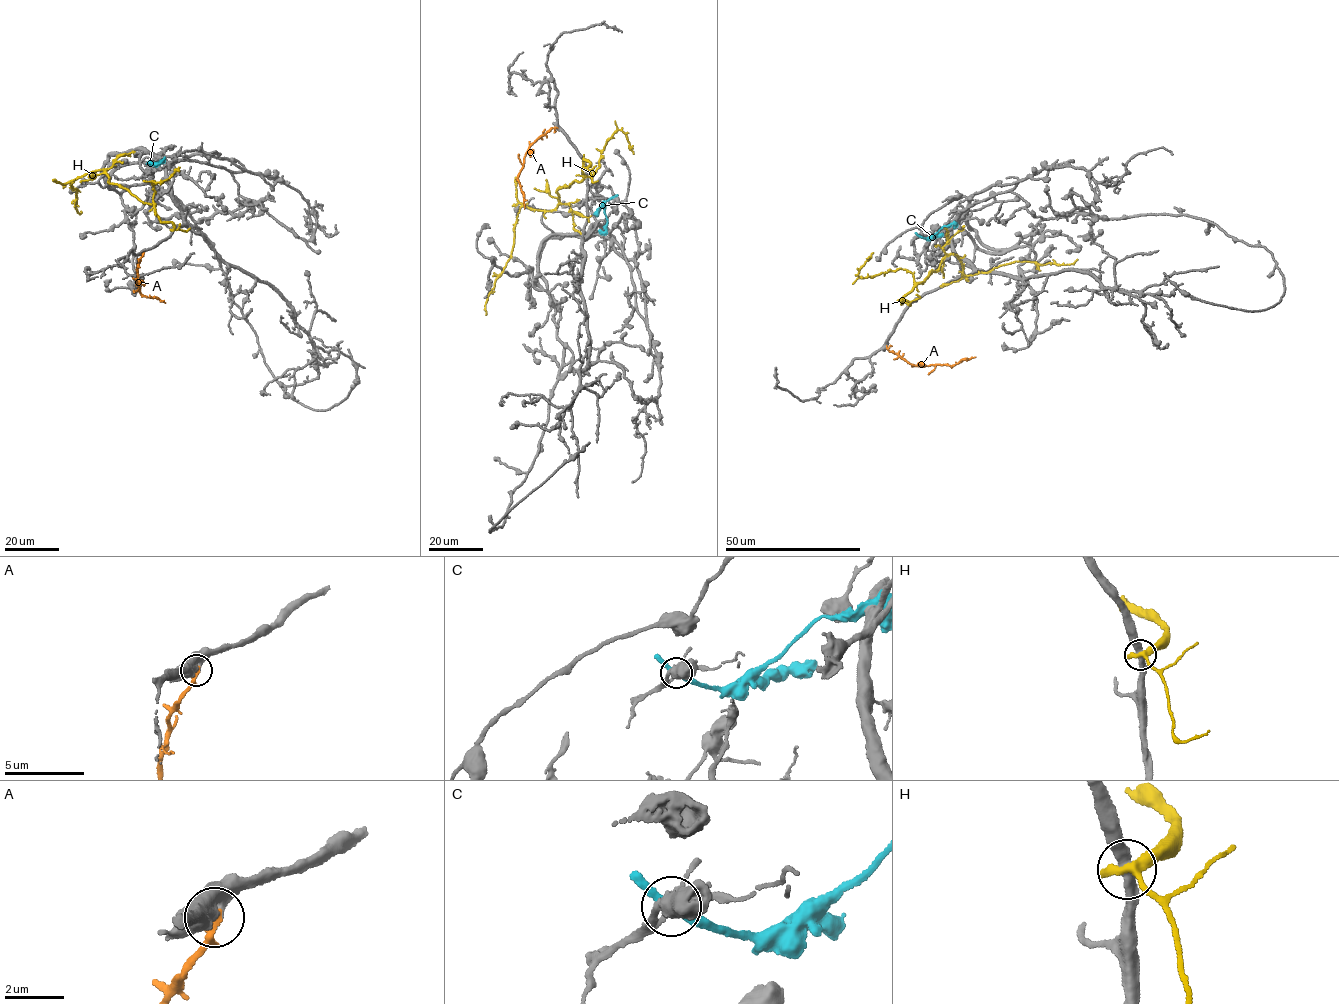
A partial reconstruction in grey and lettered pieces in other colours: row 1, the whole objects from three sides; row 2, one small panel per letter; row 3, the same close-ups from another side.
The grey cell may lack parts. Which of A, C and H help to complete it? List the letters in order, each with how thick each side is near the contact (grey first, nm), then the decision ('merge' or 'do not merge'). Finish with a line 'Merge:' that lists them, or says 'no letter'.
A: 380 nm thick on the grey side, 180 nm on the other; merge
C: 160 nm thick on the grey side, 260 nm on the other; do not merge
H: 360 nm thick on the grey side, 300 nm on the other; do not merge
Merge: A

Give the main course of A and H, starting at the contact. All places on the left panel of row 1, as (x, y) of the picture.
A: (143, 253), (136, 284), (141, 294), (165, 303)
H: (173, 230), (154, 205), (109, 183), (103, 169), (70, 184), (81, 211)

